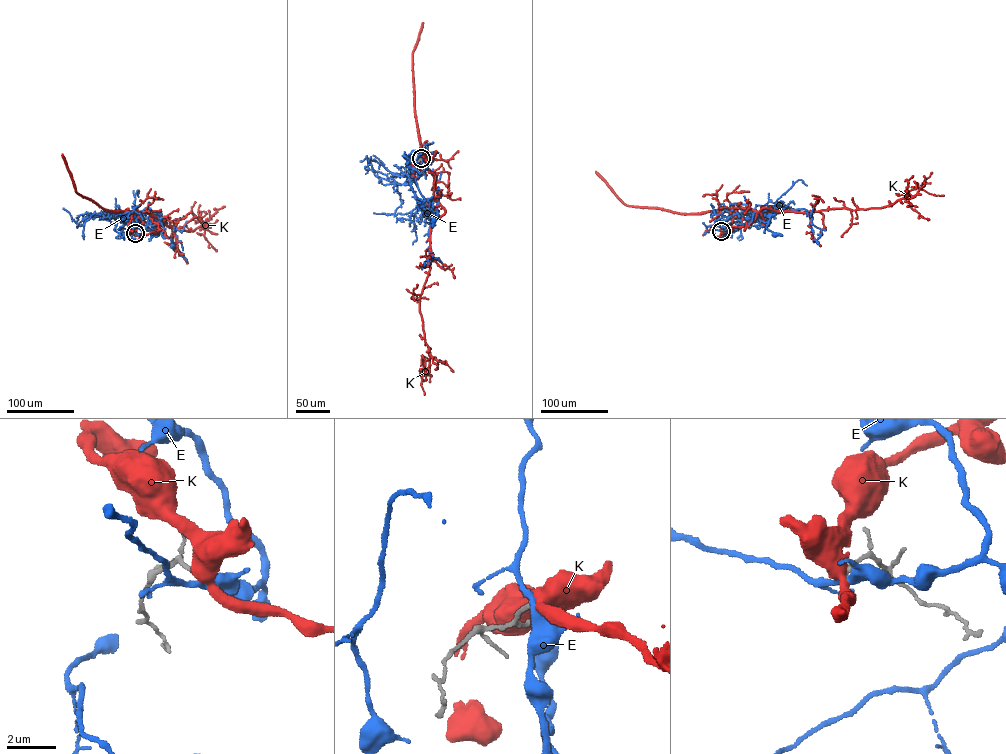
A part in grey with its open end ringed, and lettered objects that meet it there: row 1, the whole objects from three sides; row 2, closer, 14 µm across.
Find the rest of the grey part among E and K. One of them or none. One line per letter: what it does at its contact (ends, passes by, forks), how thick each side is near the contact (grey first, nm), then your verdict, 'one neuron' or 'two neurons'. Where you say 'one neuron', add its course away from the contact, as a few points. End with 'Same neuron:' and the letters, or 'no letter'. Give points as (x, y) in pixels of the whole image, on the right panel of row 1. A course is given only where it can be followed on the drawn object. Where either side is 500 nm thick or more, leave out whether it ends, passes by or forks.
E: it passes by; calibres 180 and 340 nm; two neurons
K: it passes by; calibres 190 and 480 nm; two neurons
Same neuron: no letter

